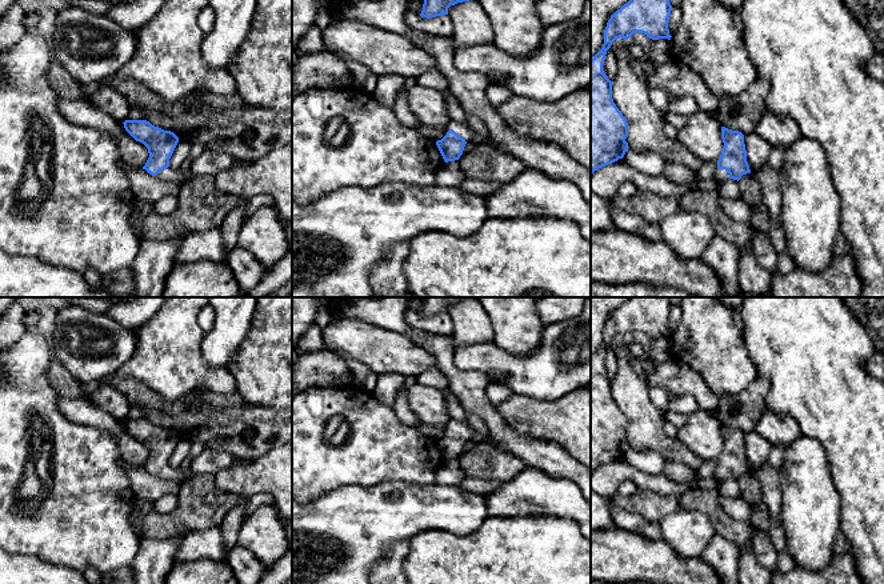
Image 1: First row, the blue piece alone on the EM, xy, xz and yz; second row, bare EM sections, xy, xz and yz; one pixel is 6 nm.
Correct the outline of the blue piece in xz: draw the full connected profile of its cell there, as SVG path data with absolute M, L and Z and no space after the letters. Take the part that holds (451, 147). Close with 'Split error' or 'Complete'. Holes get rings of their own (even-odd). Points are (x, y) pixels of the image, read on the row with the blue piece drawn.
M451 120L447 125L447 135L436 141L436 145L445 163L459 160L467 143L489 144L501 149L489 136L479 136L469 127Z. Split error

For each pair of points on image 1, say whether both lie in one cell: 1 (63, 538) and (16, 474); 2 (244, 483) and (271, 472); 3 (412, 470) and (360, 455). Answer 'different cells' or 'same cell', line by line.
1: same cell
2: same cell
3: same cell

